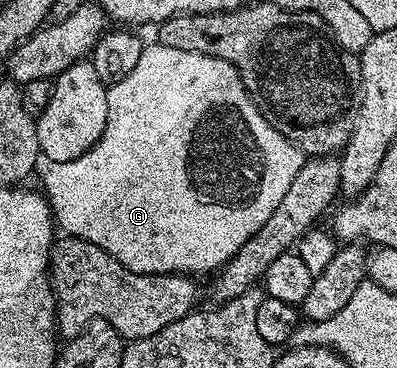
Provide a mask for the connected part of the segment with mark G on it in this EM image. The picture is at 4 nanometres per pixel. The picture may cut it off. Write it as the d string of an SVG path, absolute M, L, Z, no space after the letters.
M159 43L149 44L144 50L138 67L130 75L119 78L110 89L110 111L112 118L109 129L87 153L74 157L71 161L53 161L39 166L40 181L43 188L58 208L58 219L68 235L76 239L93 241L96 245L115 253L122 262L136 273L186 273L201 275L211 269L219 270L228 264L231 257L247 243L256 232L272 218L272 212L282 203L286 191L294 183L302 164L302 153L291 136L279 133L275 124L264 118L262 110L256 106L254 98L244 86L245 78L233 62L218 59L209 53L195 53Z

